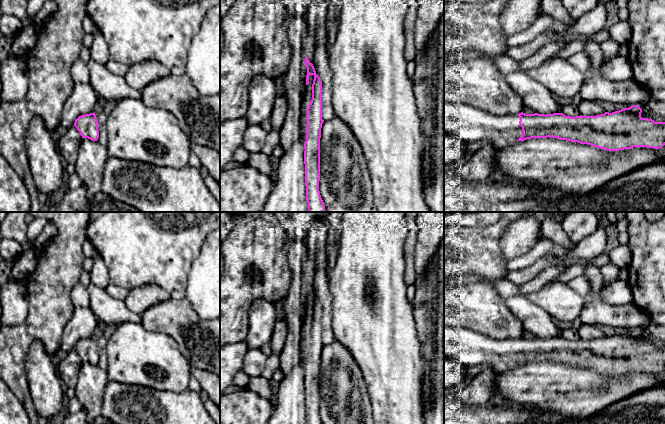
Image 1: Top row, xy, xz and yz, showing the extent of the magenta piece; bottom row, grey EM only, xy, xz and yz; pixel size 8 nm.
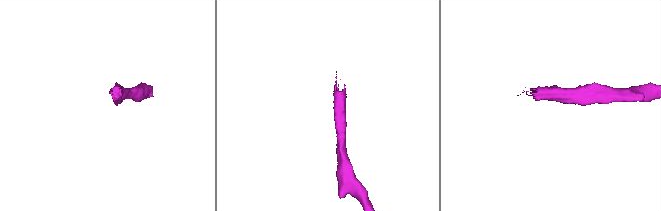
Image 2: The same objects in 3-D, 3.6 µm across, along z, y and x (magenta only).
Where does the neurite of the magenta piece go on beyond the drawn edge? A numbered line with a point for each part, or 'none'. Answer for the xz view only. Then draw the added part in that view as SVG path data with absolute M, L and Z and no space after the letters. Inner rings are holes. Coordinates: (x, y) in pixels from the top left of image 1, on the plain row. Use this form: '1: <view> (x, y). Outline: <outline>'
1: xz (318, 237). Outline: M325 217L315 221L307 228L305 243L308 250L306 280L313 288L315 271L327 266L329 244L331 243L331 232Z

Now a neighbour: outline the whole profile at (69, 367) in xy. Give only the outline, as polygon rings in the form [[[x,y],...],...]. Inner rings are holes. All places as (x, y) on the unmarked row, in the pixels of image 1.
[[[74,349],[64,354],[57,368],[58,376],[68,388],[75,389],[82,360]]]

